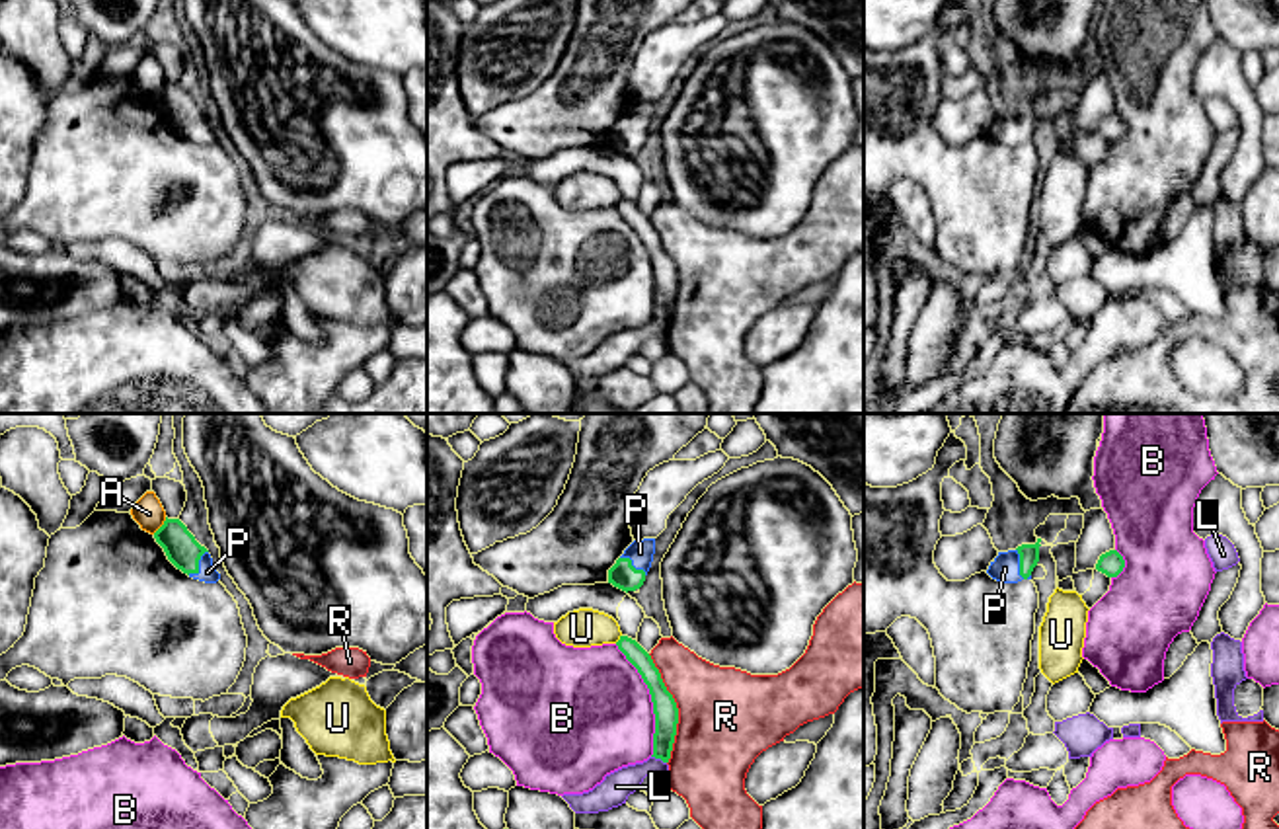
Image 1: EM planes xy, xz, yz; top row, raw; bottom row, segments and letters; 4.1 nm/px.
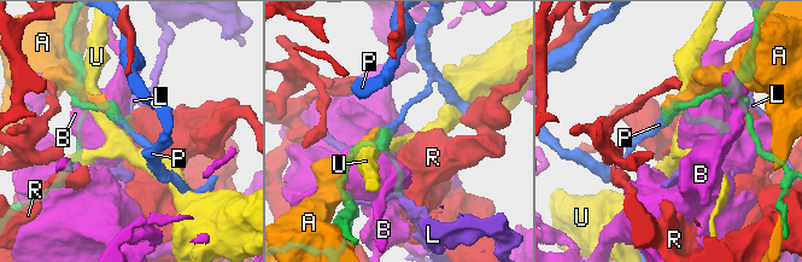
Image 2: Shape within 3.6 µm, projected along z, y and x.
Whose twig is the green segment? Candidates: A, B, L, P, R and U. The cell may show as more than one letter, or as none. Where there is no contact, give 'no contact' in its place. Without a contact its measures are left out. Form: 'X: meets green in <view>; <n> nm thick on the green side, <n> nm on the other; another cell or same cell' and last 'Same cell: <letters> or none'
A: meets green in xy; 140 nm thick on the green side, 120 nm on the other; another cell
B: meets green in xz; 100 nm thick on the green side, 500 nm on the other; another cell
L: meets green in xz; 100 nm thick on the green side, 120 nm on the other; another cell
P: meets green in yz; 80 nm thick on the green side, 110 nm on the other; same cell
R: meets green in xz; 100 nm thick on the green side, 400 nm on the other; another cell
U: meets green in xz; 80 nm thick on the green side, 160 nm on the other; another cell
Same cell: P

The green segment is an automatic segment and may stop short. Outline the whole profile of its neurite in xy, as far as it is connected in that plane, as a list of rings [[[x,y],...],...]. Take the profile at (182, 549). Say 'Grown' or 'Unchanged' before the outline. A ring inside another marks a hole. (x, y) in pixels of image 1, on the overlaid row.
Grown. [[[166,517],[154,538],[164,548],[168,560],[189,577],[205,583],[220,579],[209,550],[195,540],[179,519]]]

